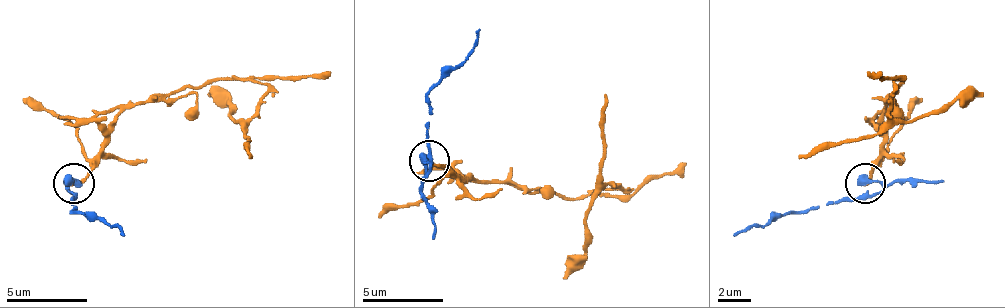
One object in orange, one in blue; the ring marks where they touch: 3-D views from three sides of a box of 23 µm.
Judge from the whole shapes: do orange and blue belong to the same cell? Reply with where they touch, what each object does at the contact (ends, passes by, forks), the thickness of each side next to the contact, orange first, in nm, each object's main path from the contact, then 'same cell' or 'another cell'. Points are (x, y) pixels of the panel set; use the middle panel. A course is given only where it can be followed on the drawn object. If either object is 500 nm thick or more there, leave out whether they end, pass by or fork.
(429, 161) | orange ends | blue ends | 200/440 nm | orange via (430, 160), (450, 176), (551, 188), (567, 200), (624, 188), (608, 184), (596, 196), (588, 249), (563, 277) | blue via (430, 160), (426, 164), (430, 151), (430, 91), (458, 66), (478, 30) | another cell

